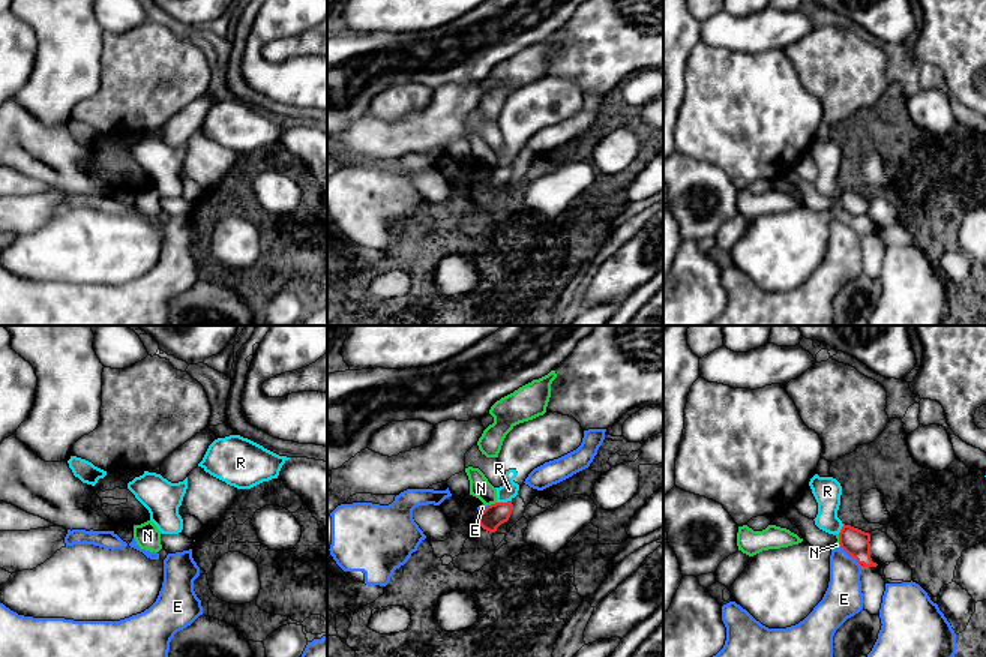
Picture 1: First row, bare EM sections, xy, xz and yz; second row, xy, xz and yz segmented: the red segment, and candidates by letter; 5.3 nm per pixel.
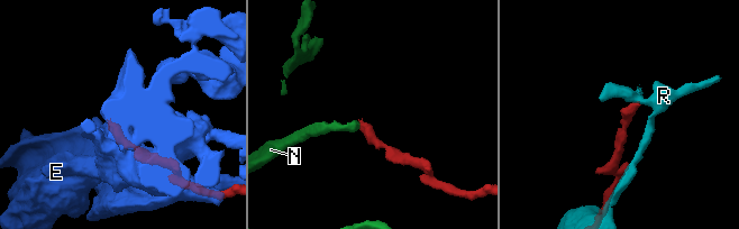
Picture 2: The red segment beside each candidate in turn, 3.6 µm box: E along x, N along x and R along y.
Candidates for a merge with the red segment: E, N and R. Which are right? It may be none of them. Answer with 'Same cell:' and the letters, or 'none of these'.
Same cell: none of these

